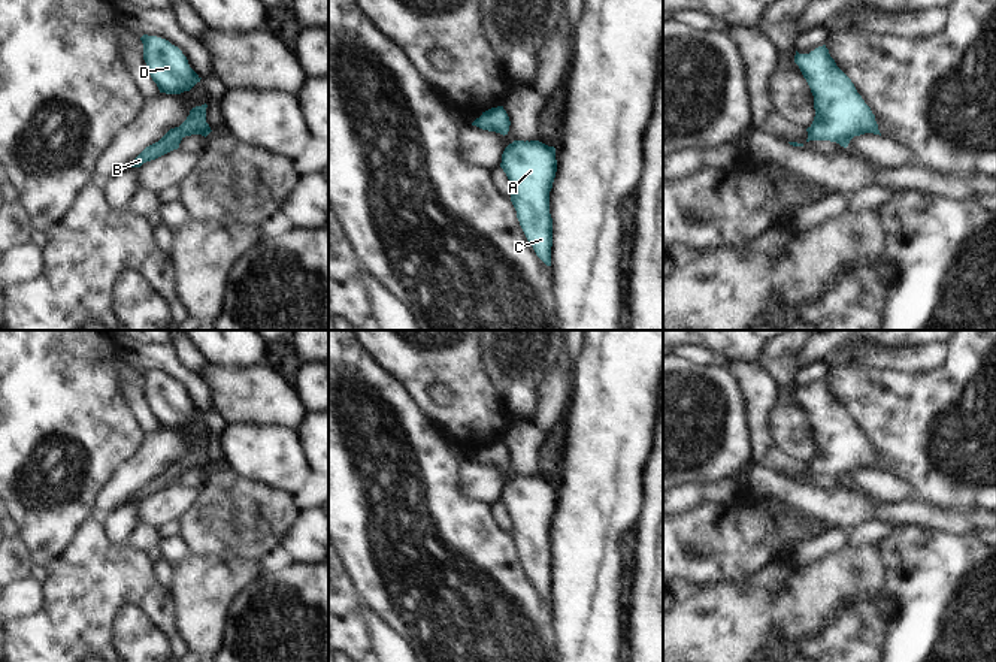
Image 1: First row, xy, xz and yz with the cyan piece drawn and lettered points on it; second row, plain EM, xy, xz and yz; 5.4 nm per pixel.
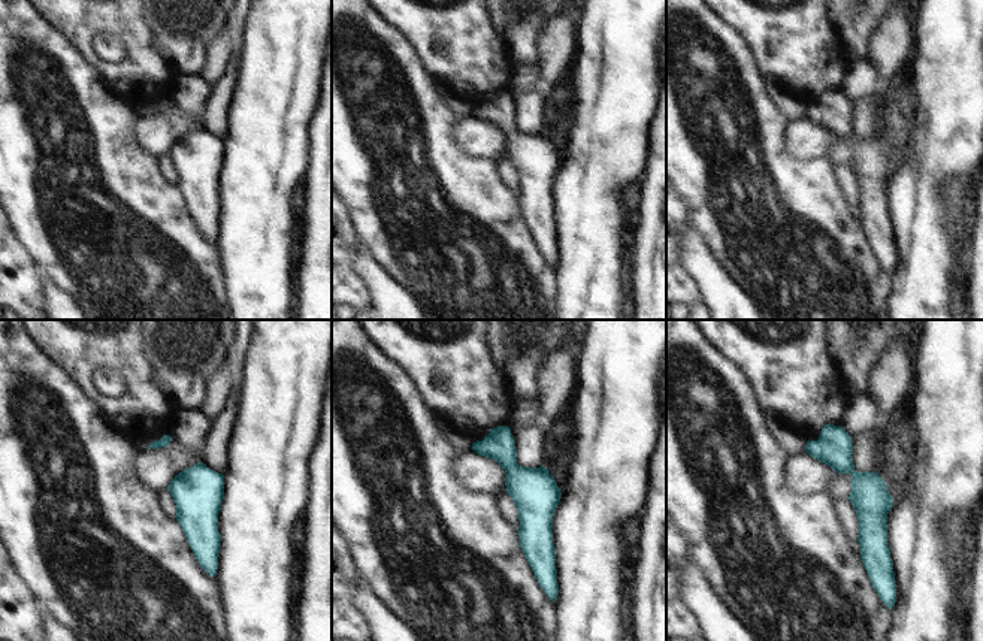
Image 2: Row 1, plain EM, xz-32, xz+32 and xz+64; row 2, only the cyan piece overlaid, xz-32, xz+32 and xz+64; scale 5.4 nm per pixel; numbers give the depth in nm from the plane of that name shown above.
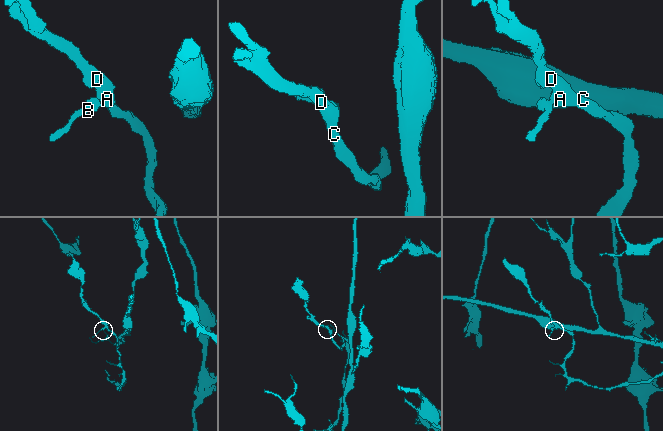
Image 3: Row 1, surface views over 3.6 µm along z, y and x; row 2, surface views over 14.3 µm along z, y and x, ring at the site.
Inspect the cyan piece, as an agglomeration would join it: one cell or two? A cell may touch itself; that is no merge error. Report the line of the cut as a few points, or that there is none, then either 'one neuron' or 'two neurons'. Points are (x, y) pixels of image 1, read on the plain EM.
no cut | one neuron

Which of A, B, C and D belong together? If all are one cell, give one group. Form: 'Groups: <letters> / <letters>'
Groups: A B C D

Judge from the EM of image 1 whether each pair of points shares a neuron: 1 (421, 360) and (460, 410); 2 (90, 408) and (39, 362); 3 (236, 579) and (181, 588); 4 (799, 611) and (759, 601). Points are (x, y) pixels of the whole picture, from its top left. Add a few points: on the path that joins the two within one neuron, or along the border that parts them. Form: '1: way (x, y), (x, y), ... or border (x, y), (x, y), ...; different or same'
1: way (436, 363), (460, 387), (460, 395); same
2: way (78, 401), (51, 374); same
3: way (223, 580), (203, 588), (194, 588); same
4: way (789, 611), (769, 611); same

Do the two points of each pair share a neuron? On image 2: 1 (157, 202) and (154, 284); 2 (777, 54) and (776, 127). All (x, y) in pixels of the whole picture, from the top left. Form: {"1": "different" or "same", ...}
{"1": "same", "2": "different"}

